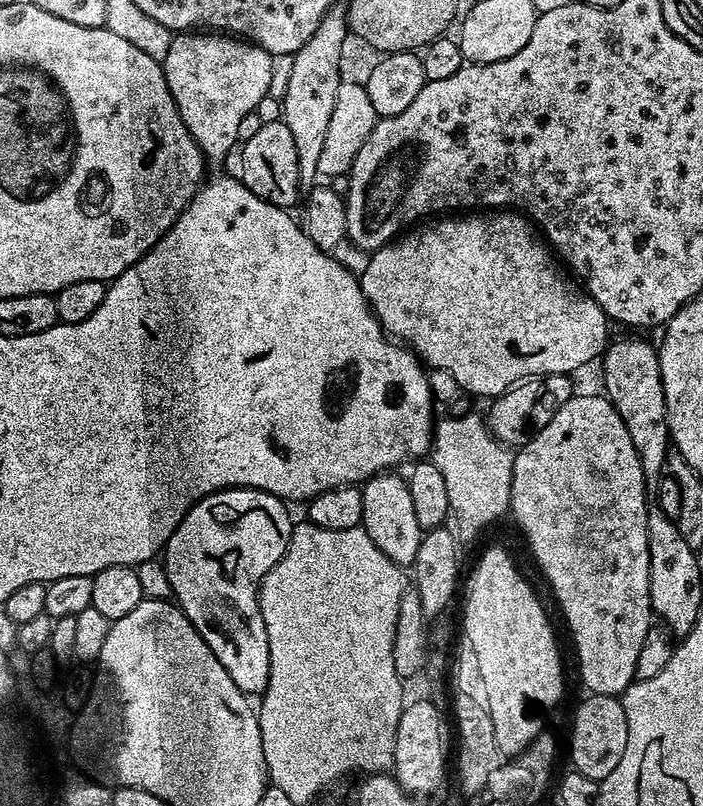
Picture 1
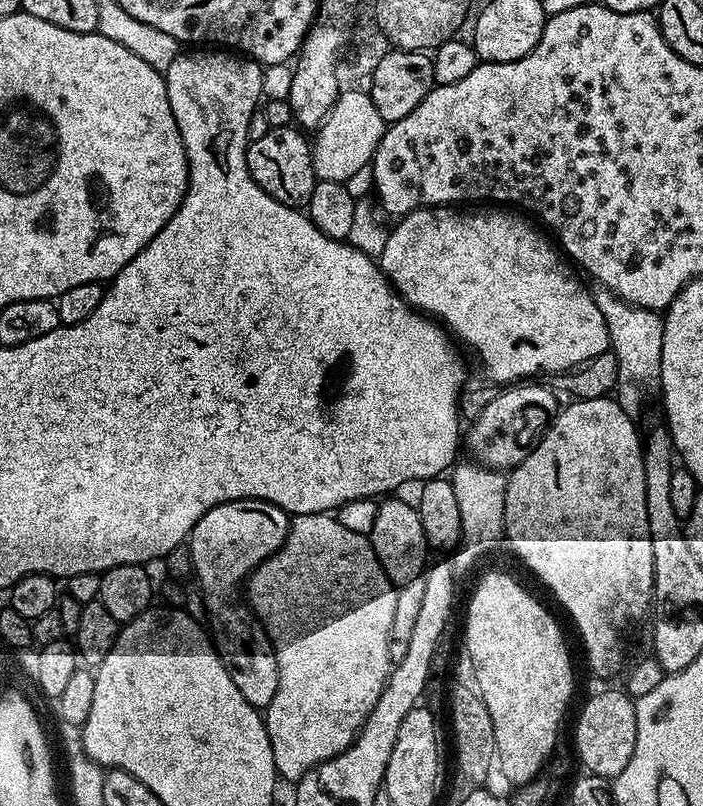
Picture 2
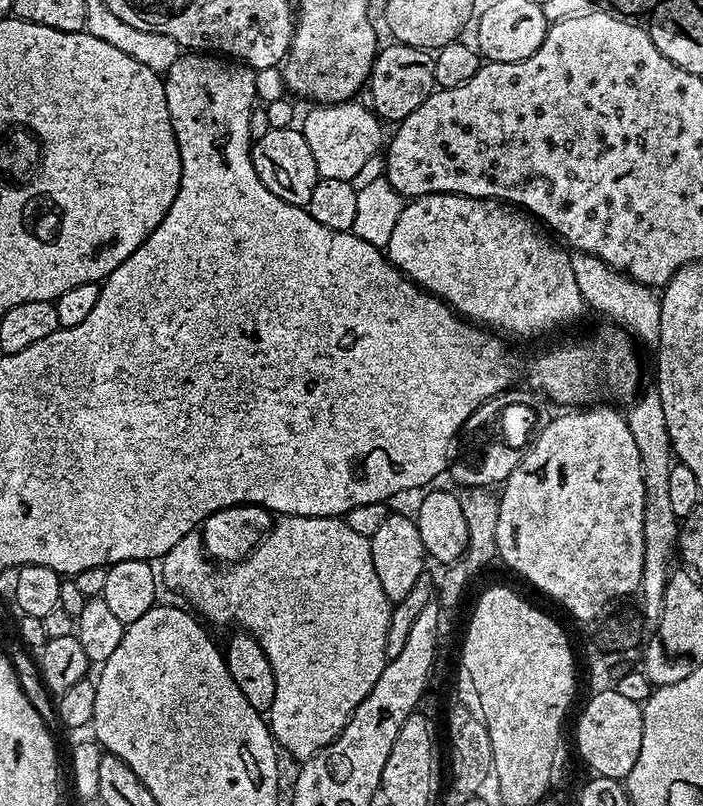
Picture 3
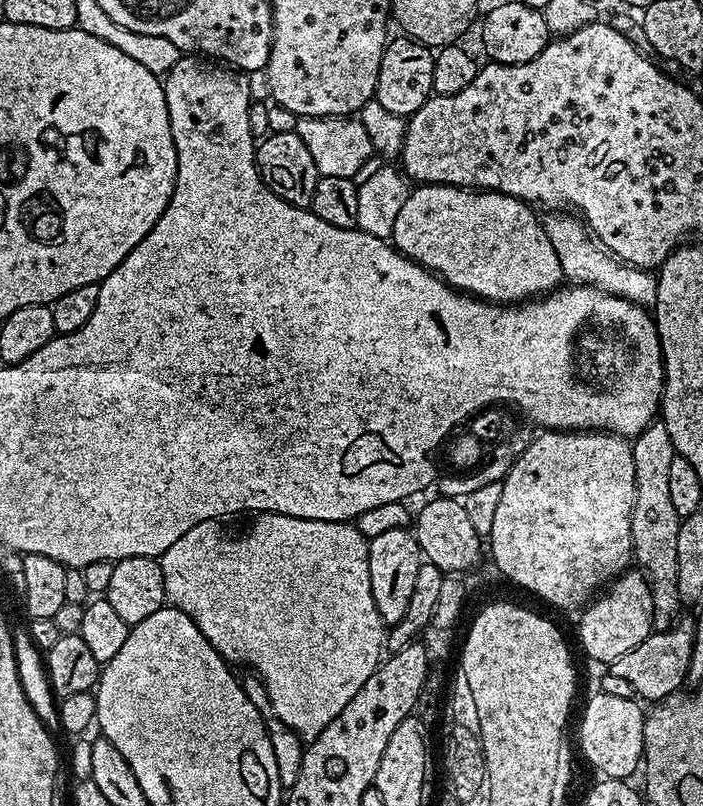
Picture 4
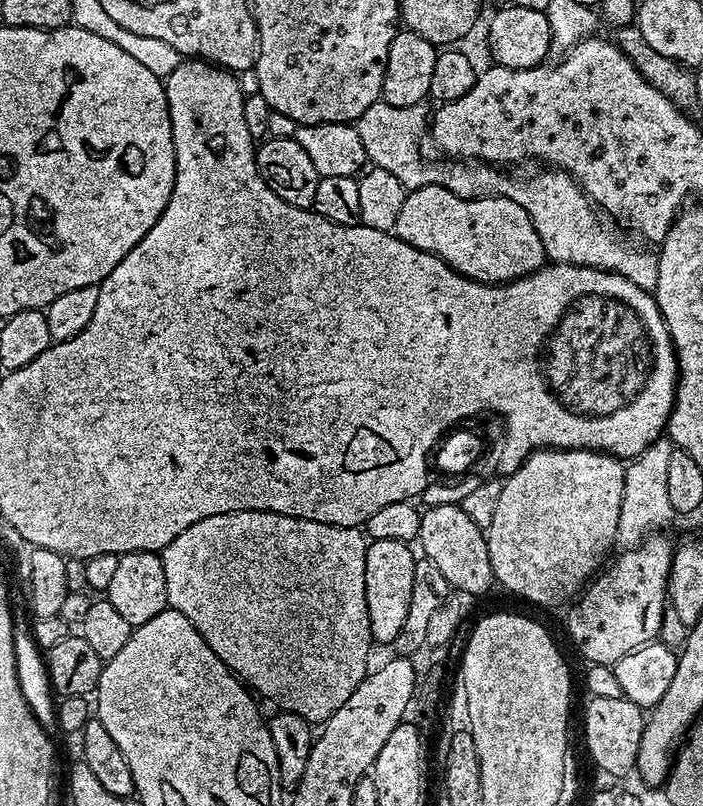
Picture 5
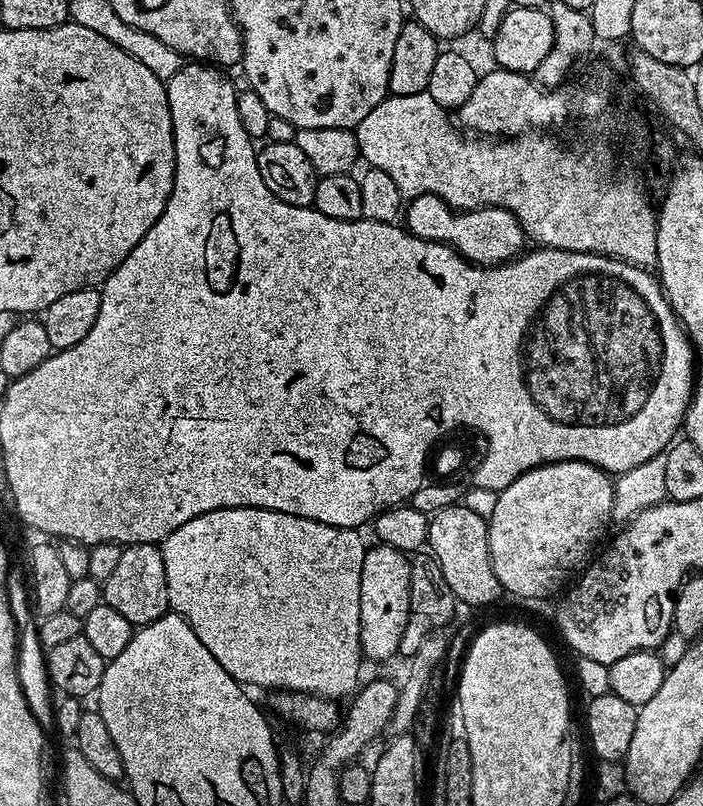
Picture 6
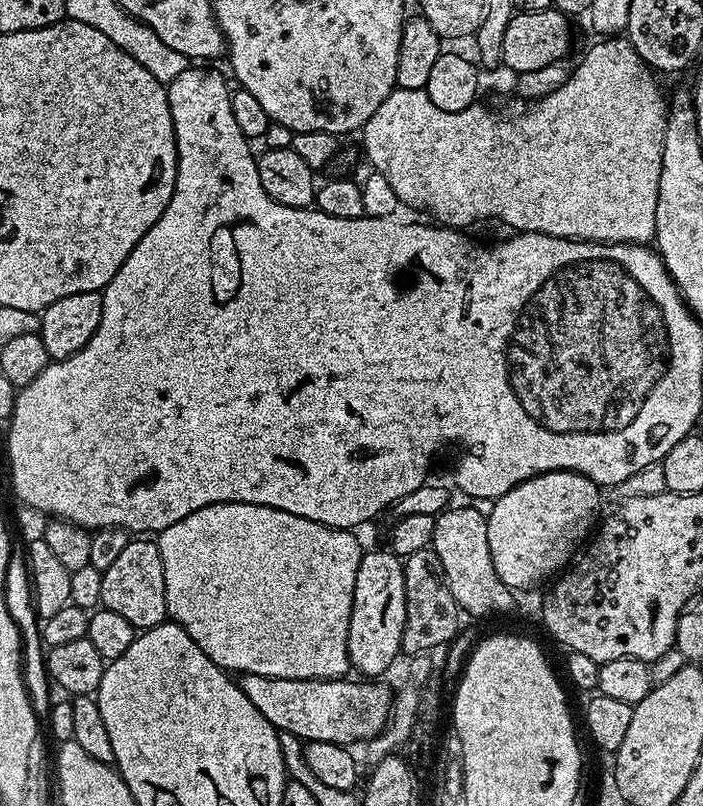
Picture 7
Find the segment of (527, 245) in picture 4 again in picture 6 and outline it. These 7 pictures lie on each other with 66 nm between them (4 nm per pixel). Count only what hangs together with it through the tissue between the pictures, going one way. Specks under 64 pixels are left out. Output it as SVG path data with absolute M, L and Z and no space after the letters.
M434 194L413 196L407 201L406 227L418 238L450 245L471 264L491 266L507 264L521 255L526 248L526 237L518 218L505 208L475 208L462 212L450 207Z

